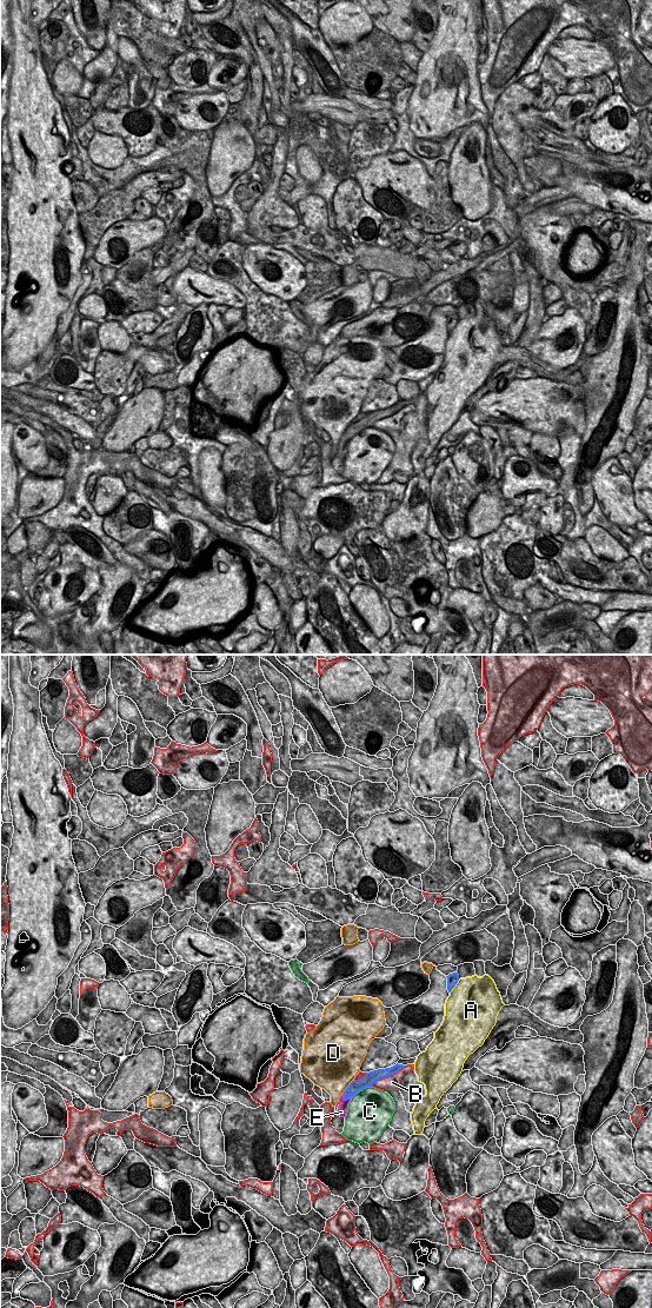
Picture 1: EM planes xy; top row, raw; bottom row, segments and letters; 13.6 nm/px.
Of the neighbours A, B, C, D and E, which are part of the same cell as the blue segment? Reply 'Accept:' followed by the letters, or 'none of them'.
Accept: none of them

